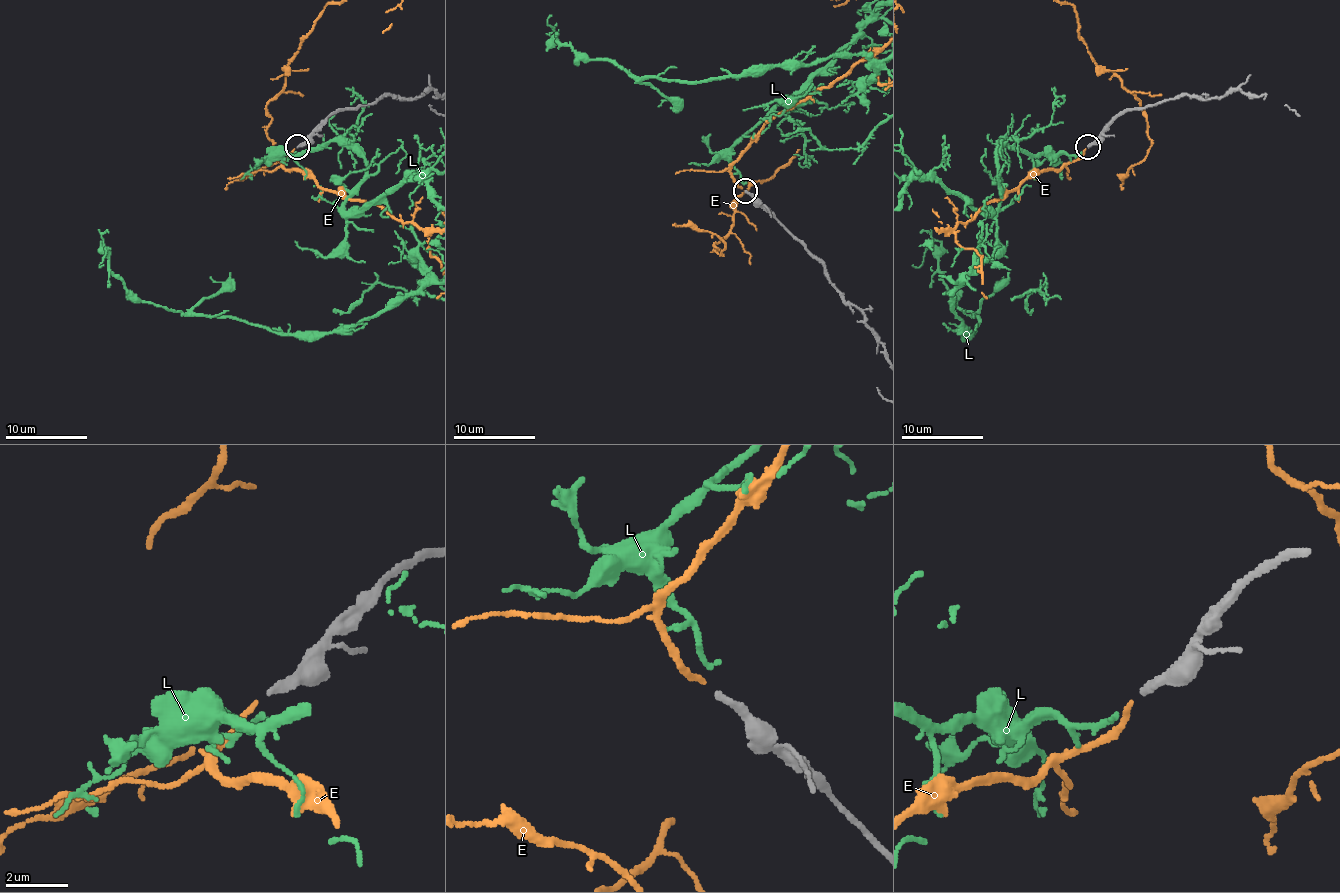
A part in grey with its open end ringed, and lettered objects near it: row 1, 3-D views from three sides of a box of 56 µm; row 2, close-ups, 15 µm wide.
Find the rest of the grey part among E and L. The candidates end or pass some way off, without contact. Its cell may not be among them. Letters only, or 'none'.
E

